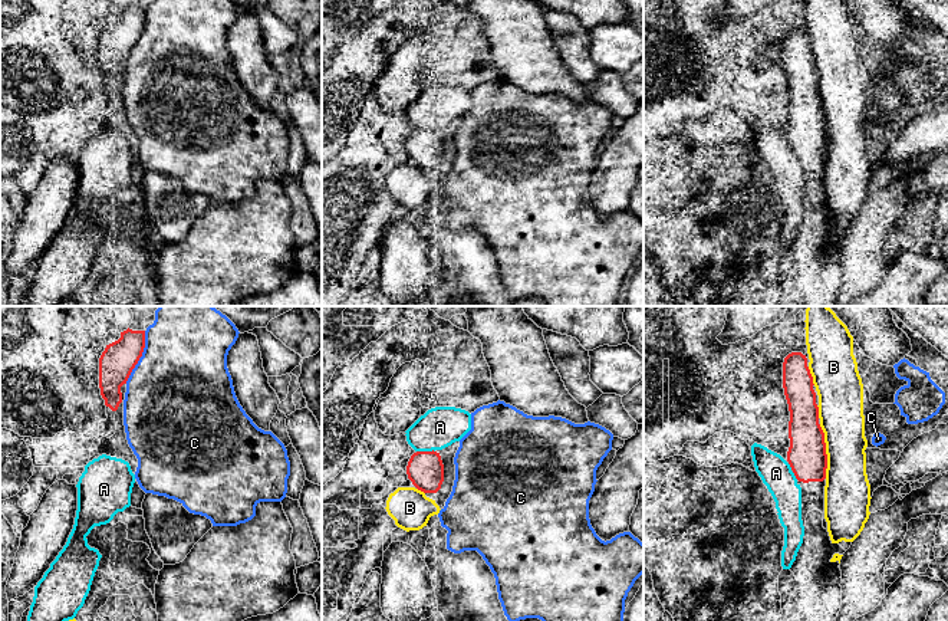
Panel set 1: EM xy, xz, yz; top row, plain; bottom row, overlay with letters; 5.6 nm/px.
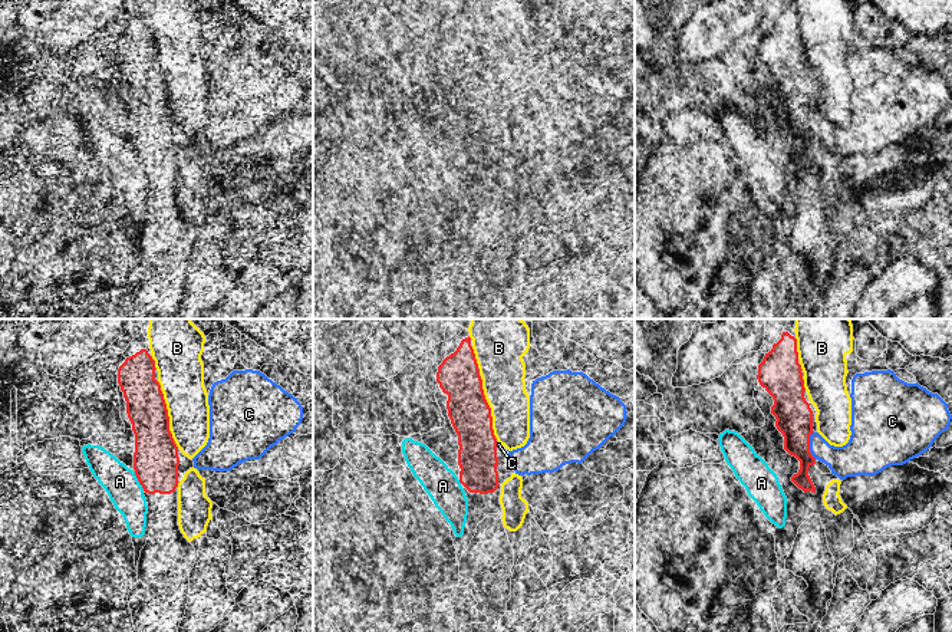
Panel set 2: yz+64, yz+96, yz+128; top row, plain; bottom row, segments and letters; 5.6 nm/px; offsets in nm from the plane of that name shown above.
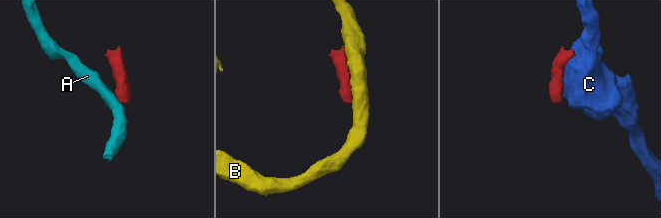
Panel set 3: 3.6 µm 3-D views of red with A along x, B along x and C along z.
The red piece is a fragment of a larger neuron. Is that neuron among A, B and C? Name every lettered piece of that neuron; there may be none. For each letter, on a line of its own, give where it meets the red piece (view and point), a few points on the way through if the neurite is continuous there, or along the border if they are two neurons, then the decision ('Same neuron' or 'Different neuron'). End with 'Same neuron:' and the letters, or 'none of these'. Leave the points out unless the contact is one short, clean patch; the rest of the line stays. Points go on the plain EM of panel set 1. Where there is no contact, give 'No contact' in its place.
A: Touches red at xz (425, 130). Same neuron
B: Touches red at yz (825, 130). Different neuron
C: Touches red at xy (141, 33). Different neuron
Same neuron: A

